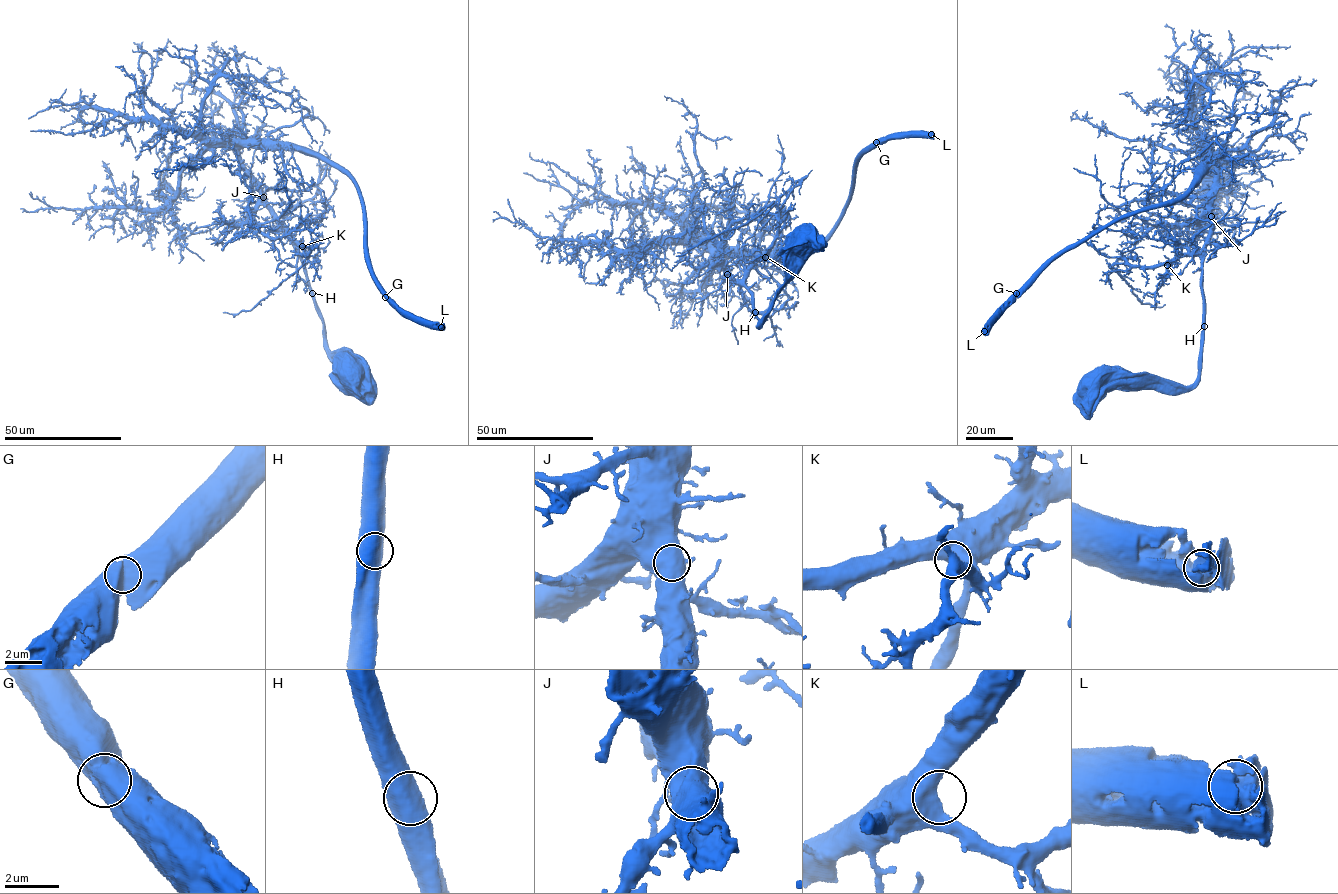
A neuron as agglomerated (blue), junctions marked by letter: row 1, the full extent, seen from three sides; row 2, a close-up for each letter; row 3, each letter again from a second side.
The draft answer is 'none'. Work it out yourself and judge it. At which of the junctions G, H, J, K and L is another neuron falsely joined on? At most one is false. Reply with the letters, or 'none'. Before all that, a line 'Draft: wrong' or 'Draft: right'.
Draft: right
none

